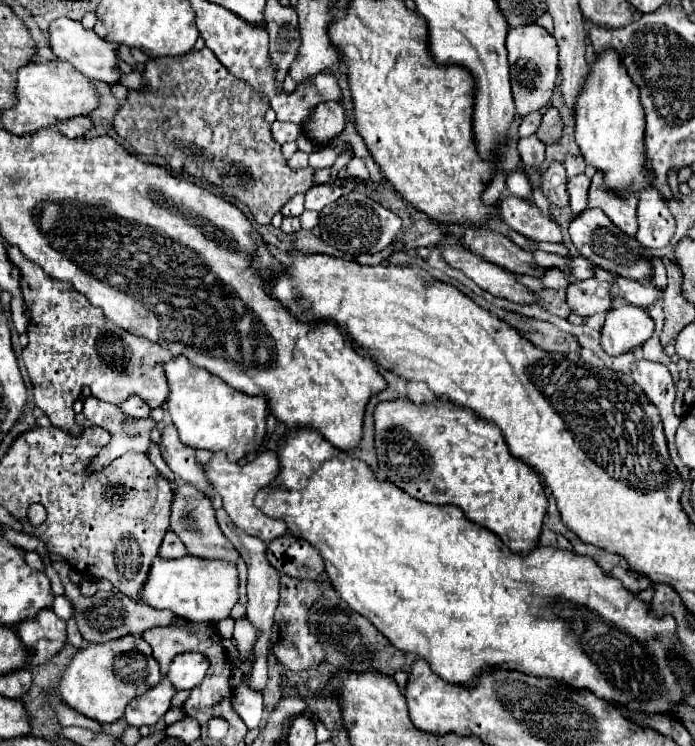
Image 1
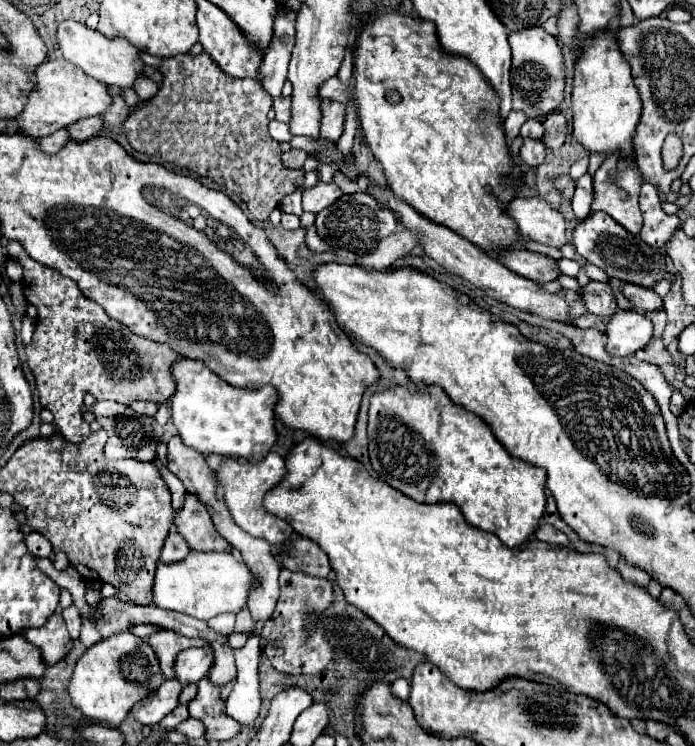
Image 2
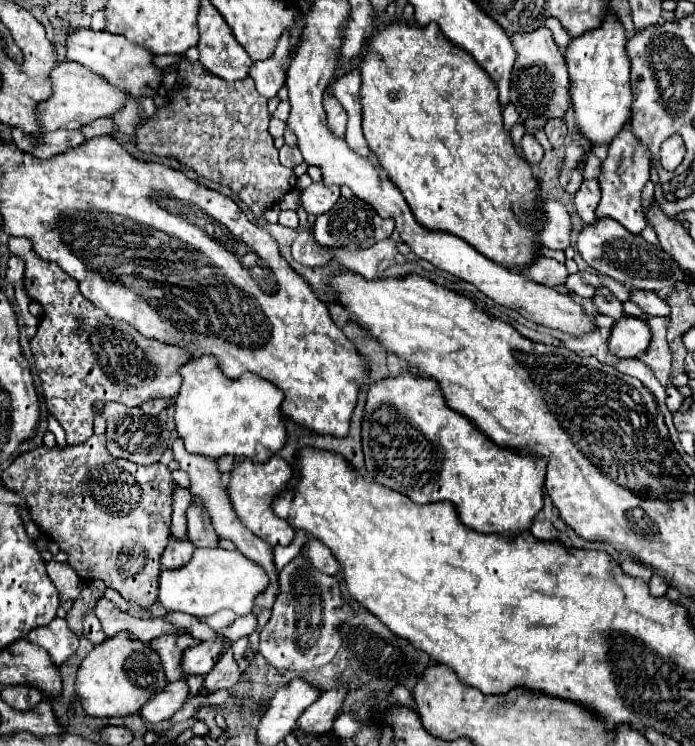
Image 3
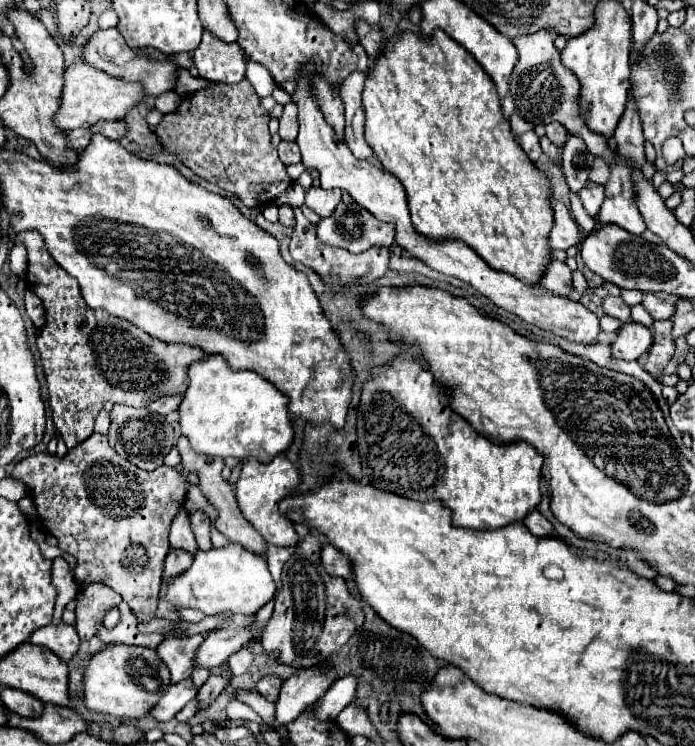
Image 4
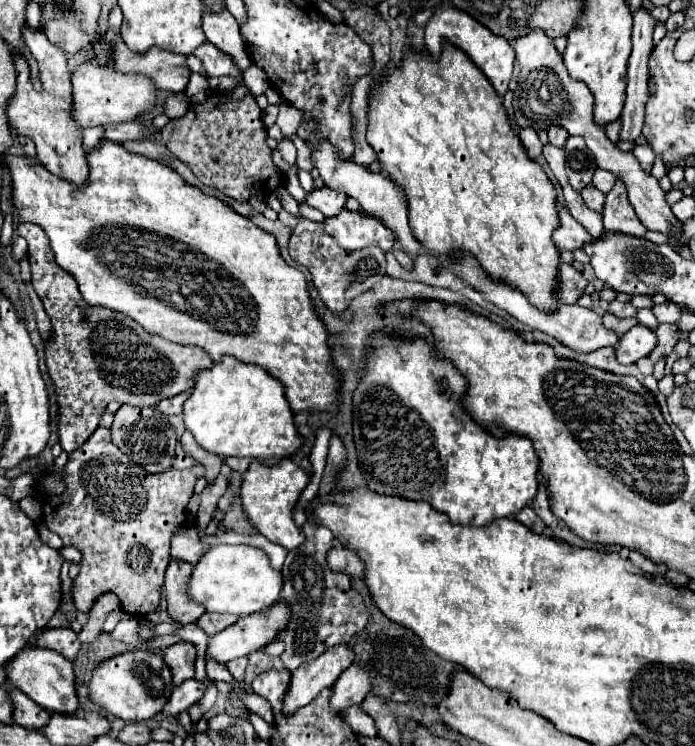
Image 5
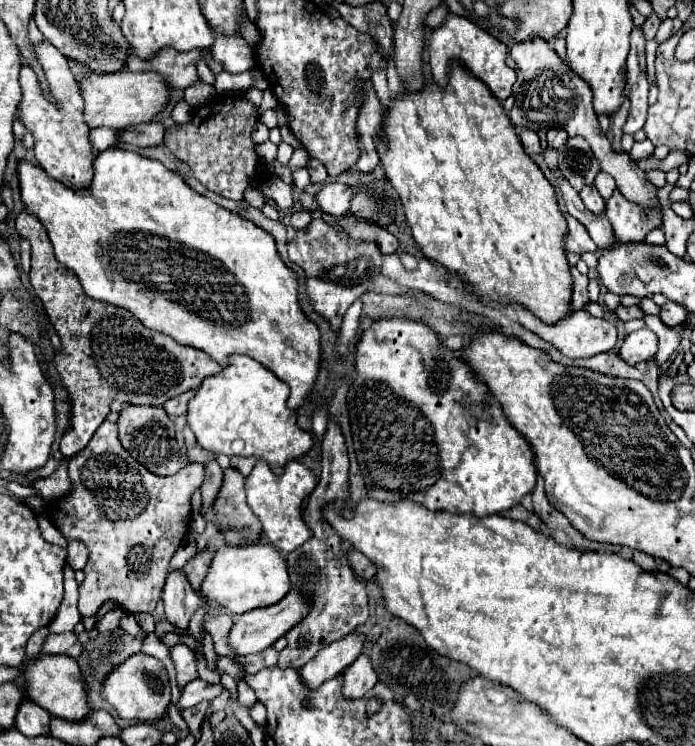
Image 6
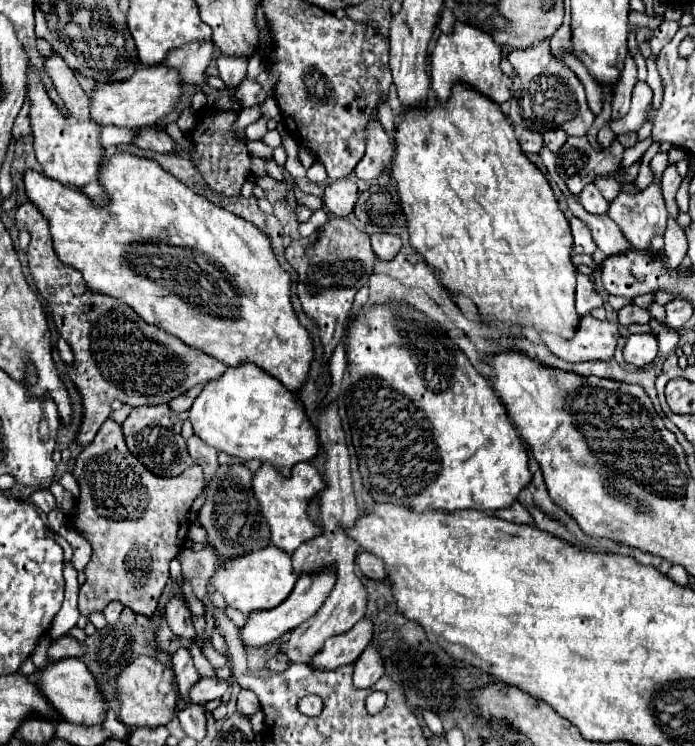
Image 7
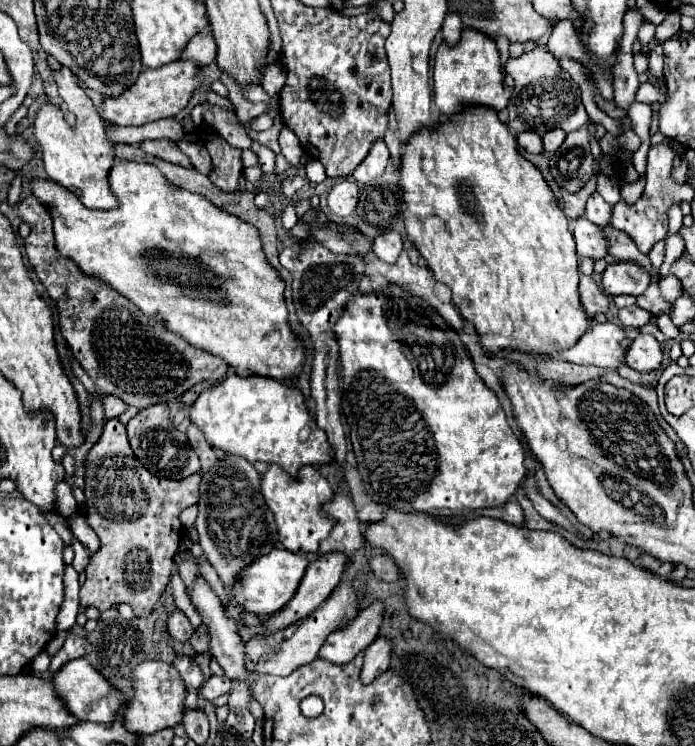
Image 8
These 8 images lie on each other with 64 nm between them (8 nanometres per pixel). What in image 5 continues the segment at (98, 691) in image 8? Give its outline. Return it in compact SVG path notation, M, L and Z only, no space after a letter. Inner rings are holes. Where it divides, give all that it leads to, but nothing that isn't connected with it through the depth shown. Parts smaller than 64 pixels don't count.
M24 648L16 660L10 660L6 664L8 682L22 690L26 696L30 696L36 704L42 708L54 712L54 714L72 714L78 710L78 696L76 696L76 680L74 680L74 666L72 660L64 658L58 652L52 652L48 648Z

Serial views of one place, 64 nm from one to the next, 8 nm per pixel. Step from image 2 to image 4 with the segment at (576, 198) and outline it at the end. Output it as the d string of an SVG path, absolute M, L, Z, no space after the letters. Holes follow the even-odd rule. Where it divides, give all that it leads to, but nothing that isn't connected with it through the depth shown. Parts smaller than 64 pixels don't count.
M588 182L580 192L578 192L584 208L588 210L588 214L592 216L598 216L600 212L600 206L602 206L602 200L604 200L604 188L594 184L594 182Z

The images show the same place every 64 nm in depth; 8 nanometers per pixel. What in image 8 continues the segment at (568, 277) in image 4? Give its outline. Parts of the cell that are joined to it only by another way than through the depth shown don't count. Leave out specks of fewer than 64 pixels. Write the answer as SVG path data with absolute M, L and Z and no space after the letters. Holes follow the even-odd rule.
M584 274L580 276L580 300L590 318L594 318L594 314L598 312L606 314L610 308L610 298L606 298L606 294L598 288L592 276L584 276Z

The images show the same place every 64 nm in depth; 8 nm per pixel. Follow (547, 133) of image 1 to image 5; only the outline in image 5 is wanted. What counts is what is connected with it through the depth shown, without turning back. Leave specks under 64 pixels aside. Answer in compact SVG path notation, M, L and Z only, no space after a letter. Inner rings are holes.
M552 126L552 128L548 128L548 142L550 142L552 146L564 148L566 140L568 140L568 132L564 132L564 128L560 128L560 126Z

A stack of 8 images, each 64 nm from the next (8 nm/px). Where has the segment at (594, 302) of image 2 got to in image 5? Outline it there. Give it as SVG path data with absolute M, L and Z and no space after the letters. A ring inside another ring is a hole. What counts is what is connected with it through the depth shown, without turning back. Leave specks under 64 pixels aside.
M618 300L610 302L610 312L614 316L618 316L618 318L632 318L632 316L636 316L636 308L632 304L622 304Z

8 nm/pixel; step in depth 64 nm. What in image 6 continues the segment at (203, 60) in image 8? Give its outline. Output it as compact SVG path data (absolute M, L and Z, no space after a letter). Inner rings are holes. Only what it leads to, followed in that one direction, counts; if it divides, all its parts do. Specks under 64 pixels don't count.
M164 48L150 62L142 62L136 56L128 56L126 70L130 70L130 72L154 70L158 74L164 74L164 78L170 82L172 88L188 88L188 86L200 82L200 76L196 70L198 60L202 60L202 48L192 48L188 52Z

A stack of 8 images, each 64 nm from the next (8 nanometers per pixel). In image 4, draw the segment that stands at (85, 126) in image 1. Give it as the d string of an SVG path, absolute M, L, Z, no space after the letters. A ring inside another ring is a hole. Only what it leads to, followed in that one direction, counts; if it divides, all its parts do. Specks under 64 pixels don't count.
M118 120L118 122L100 122L96 126L90 128L94 134L104 134L106 138L112 140L120 140L126 134L126 122Z

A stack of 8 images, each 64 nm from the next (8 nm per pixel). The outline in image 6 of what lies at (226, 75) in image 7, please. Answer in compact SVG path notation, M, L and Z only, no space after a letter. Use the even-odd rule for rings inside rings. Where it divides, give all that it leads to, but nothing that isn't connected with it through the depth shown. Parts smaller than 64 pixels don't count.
M216 30L214 34L214 44L212 44L212 56L224 66L224 72L228 74L240 74L246 70L252 70L254 58L248 42L242 36L222 36Z

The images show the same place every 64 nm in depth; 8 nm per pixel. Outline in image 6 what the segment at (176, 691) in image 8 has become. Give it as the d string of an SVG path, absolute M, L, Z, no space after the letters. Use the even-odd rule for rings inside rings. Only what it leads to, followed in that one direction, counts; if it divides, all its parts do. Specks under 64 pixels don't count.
M136 654L130 656L120 668L116 668L104 682L102 696L114 706L118 716L122 720L130 722L154 722L160 720L168 706L170 706L170 684L168 684L168 672L164 664L148 654Z

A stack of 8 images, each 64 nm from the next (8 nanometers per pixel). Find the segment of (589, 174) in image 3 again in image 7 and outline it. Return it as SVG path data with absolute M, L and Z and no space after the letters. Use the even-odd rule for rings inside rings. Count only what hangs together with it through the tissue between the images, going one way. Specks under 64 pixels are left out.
M598 178L594 184L596 184L596 188L600 190L600 194L602 194L608 202L612 202L612 200L618 196L618 192L620 192L620 184L618 184L614 178Z

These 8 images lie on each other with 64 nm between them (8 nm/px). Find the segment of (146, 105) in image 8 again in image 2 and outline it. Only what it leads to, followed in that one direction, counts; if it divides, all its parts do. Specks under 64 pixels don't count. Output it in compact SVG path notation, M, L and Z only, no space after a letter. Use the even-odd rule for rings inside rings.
M64 58L48 60L46 64L36 68L34 80L36 80L36 90L28 96L28 104L22 116L14 120L16 126L24 130L28 136L38 138L38 136L54 134L56 130L72 126L82 118L104 114L112 104L112 96L102 82L88 76L82 68L78 68L76 64L70 64Z

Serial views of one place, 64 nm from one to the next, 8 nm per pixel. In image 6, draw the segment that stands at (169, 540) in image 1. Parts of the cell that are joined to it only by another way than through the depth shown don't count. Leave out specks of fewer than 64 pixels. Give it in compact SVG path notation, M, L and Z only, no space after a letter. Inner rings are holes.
M172 570L168 574L162 600L164 600L168 622L174 624L180 632L188 632L190 618L192 618L194 610L198 606L202 606L202 600L192 590L192 586L186 580L186 576L184 576L182 570Z

